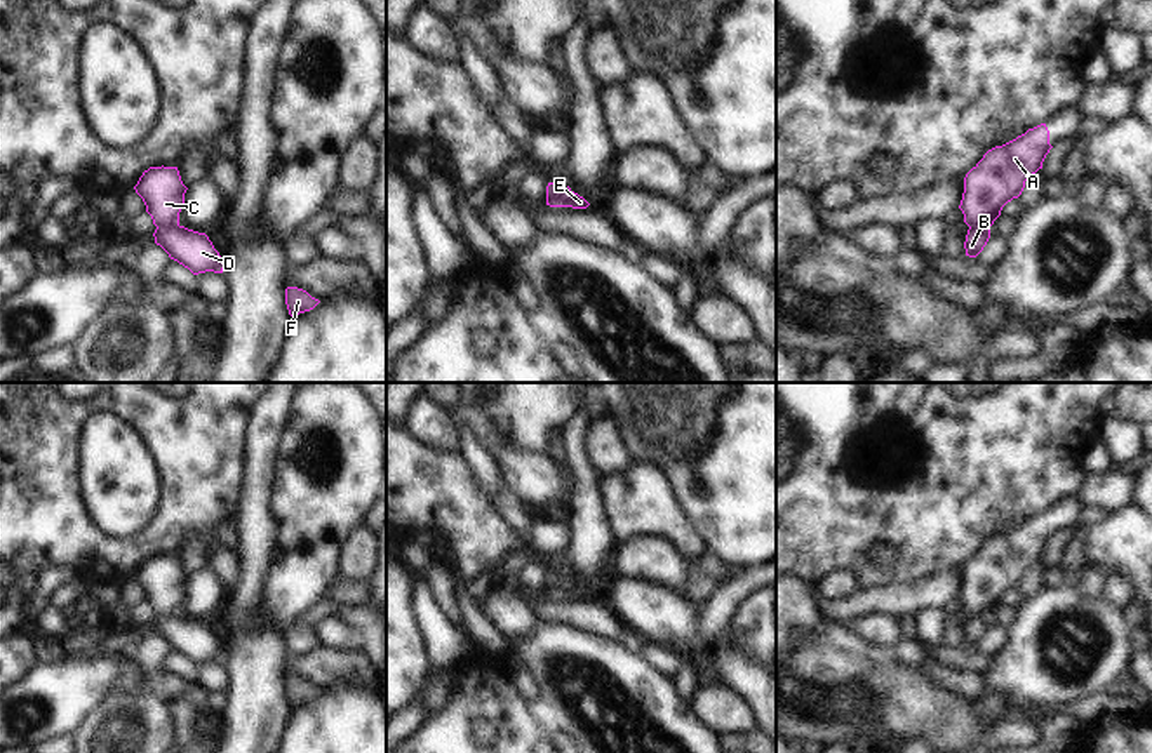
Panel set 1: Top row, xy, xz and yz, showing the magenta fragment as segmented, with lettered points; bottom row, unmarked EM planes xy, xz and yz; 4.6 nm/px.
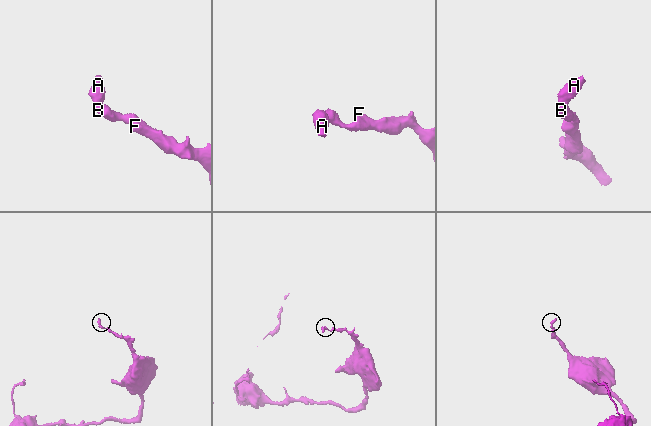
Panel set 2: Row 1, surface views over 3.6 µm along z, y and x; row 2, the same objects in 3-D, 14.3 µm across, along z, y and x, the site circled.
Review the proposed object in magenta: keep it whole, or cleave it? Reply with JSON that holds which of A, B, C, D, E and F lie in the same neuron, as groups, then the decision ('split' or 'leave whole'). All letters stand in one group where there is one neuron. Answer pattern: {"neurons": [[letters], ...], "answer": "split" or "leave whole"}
{"neurons": [["A", "B", "C", "D", "E", "F"]], "answer": "leave whole"}

